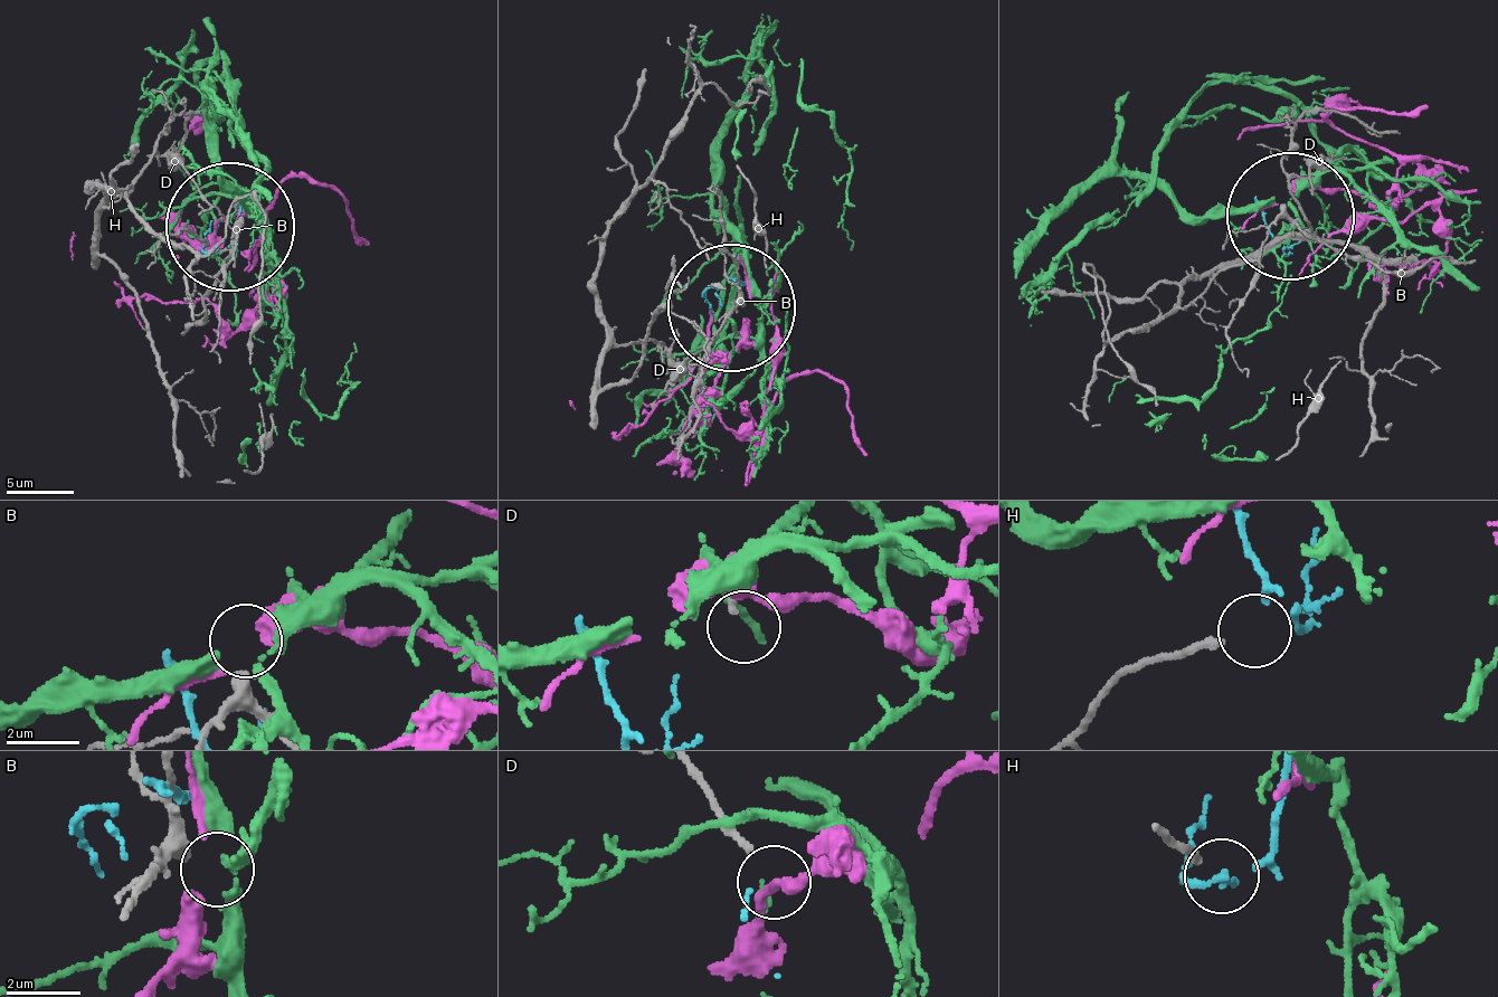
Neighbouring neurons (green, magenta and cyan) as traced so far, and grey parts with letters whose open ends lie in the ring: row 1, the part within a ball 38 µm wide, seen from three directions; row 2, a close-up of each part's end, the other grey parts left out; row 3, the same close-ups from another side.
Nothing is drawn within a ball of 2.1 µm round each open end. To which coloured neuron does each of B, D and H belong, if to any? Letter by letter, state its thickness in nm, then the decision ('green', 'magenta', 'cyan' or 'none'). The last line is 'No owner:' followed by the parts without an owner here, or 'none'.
B: calibre 360 nm; none
D: calibre 170 nm; none
H: calibre 200 nm; cyan
No owner: B, D

